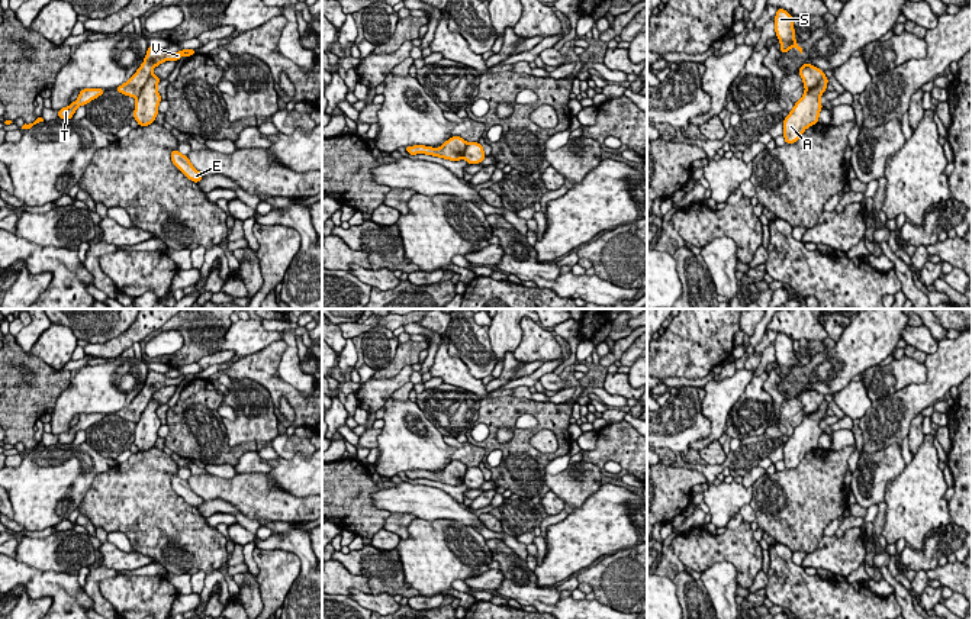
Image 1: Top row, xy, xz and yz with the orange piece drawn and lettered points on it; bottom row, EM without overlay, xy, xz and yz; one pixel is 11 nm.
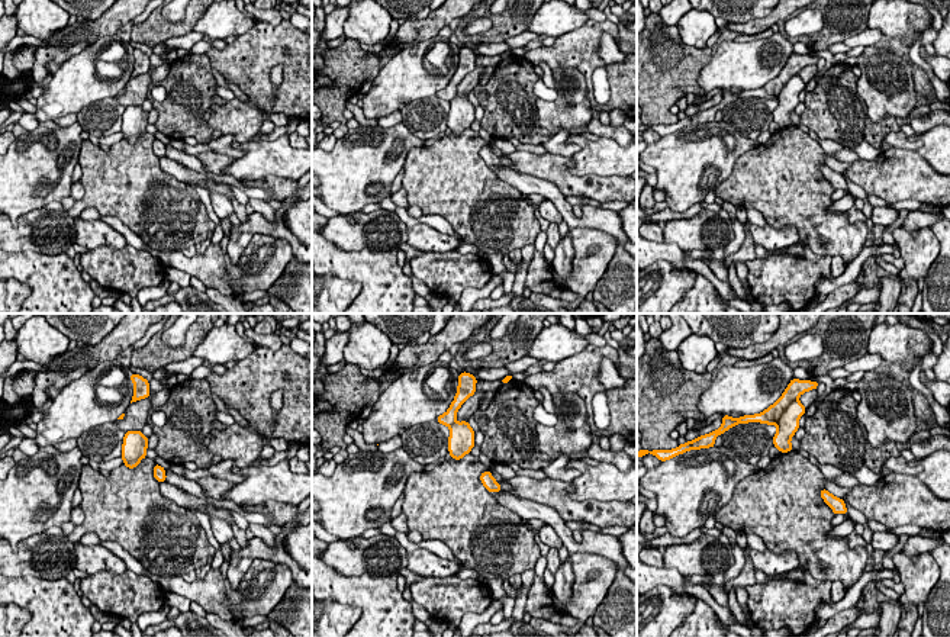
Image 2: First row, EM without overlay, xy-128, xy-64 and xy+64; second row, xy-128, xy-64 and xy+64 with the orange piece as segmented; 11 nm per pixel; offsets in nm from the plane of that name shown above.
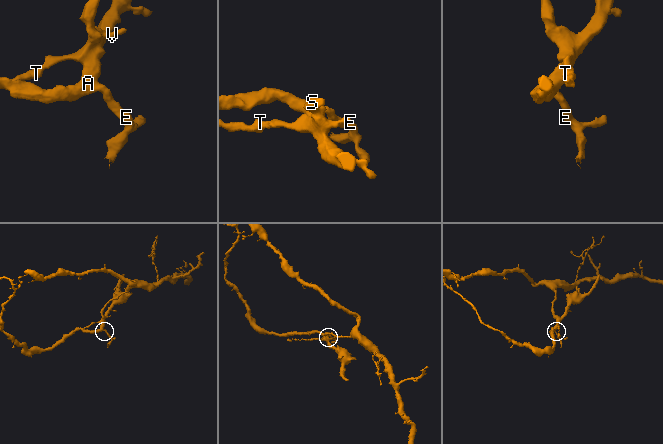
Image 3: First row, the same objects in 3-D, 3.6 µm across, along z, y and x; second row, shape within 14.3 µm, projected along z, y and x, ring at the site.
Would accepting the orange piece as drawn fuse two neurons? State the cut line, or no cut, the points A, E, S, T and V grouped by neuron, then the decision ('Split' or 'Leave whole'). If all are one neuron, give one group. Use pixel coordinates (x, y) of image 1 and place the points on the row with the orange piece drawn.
Split along xy (151, 76), (135, 97). Groups: A E / S T V. Split

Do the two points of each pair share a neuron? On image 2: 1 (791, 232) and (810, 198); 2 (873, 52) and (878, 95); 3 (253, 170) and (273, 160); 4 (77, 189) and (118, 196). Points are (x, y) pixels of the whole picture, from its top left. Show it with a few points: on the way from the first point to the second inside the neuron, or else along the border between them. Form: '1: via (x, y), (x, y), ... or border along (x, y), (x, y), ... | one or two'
1: border along (767, 222), (776, 228), (794, 227), (799, 238) | two
2: via (876, 63), (878, 84) | one
3: via (257, 166), (263, 160), (269, 160) | one
4: border along (79, 180), (83, 187), (83, 196), (76, 202) | two

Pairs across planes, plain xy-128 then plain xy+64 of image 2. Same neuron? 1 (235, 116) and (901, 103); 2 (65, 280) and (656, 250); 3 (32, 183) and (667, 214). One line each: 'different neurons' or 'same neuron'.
1: same neuron
2: same neuron
3: different neurons

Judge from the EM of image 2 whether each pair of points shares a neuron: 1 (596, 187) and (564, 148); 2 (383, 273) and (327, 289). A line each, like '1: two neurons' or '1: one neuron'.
1: two neurons
2: two neurons

